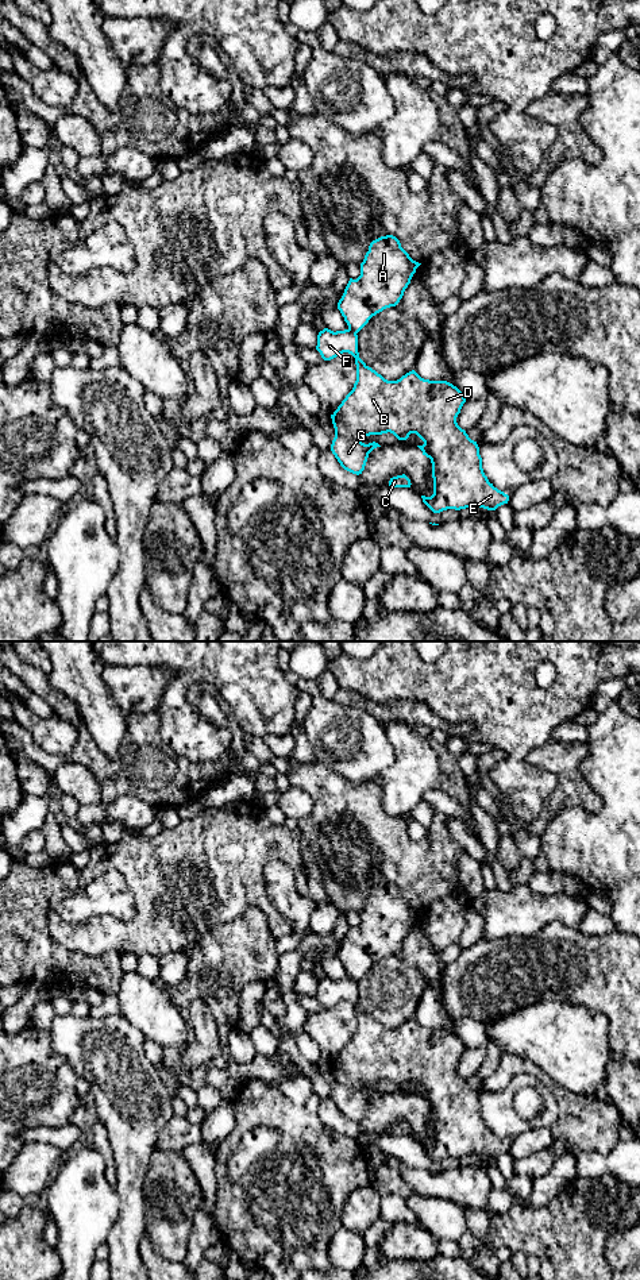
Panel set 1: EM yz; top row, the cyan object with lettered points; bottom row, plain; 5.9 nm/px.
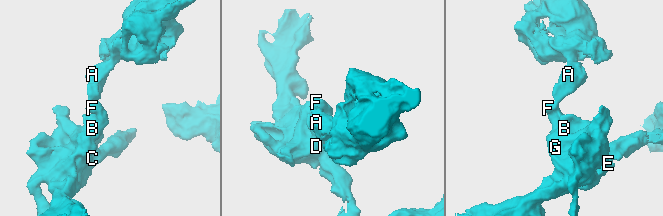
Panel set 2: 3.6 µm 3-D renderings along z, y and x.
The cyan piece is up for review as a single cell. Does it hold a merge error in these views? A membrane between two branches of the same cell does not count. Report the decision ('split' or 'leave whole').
split

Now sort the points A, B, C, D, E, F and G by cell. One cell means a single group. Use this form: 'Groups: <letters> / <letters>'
Groups: A / B C D E F G

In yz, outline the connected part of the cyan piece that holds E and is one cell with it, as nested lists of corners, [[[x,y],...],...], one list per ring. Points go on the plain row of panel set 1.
[[[324,976],[316,998],[324,1009],[343,1001],[355,1006],[354,1036],[331,1063],[335,1076],[331,1099],[344,1118],[362,1122],[369,1102],[381,1095],[375,1090],[362,1091],[361,1084],[390,1080],[406,1088],[416,1082],[424,1090],[417,1095],[432,1111],[433,1142],[421,1146],[433,1161],[466,1156],[496,1158],[508,1152],[509,1144],[485,1123],[477,1090],[456,1071],[466,1050],[456,1034],[424,1028],[415,1018],[397,1029],[385,1028],[359,1006],[358,983],[350,976],[336,980]]]

